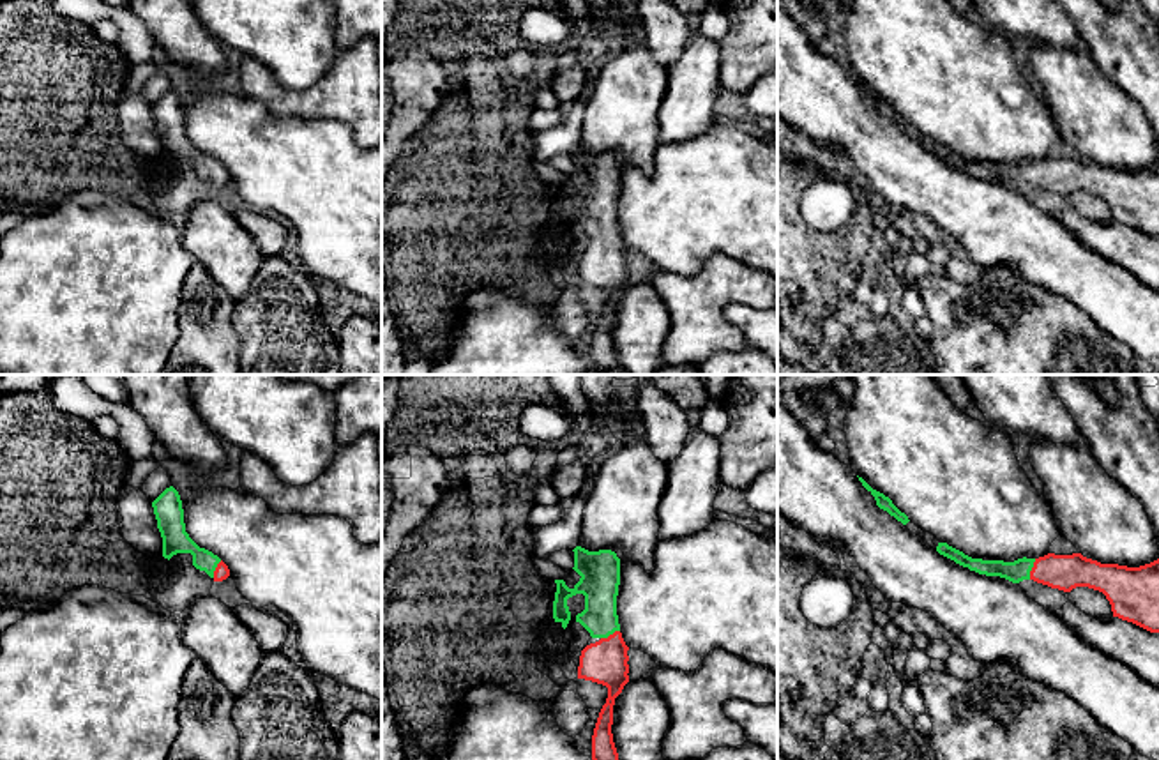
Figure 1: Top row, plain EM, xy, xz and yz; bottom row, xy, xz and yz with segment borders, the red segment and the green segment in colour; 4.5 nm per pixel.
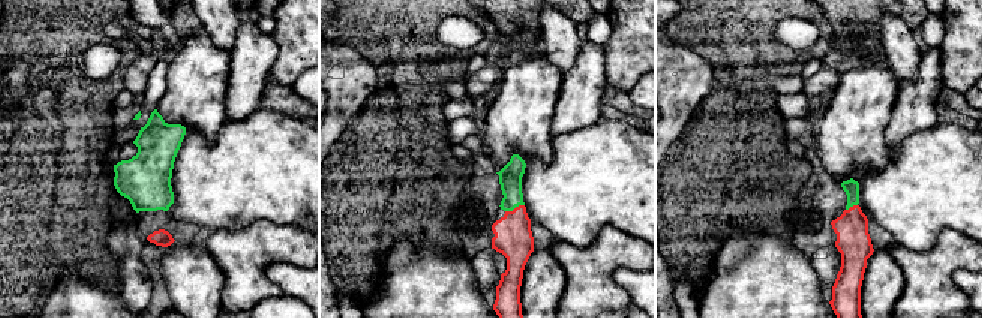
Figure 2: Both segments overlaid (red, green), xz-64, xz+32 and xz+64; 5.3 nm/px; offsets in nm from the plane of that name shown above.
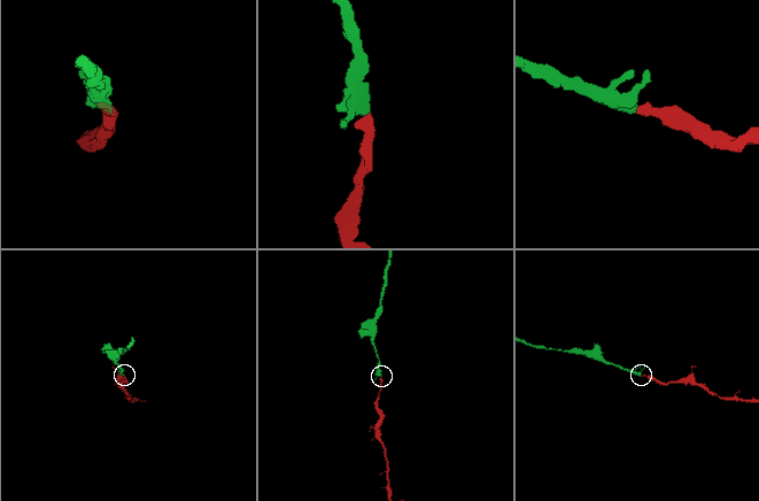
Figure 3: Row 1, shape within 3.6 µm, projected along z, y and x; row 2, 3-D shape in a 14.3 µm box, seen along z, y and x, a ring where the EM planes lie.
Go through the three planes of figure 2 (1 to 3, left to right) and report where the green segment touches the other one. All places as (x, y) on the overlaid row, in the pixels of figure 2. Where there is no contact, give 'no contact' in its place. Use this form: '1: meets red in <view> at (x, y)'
1: no contact
2: meets red in xz+32 at (514, 209)
3: meets red in xz+64 at (850, 207)

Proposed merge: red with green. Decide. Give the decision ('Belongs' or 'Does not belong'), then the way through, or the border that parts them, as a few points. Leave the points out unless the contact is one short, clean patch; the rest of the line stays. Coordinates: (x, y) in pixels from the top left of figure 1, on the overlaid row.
Belongs. Path across: yz (1059, 571), (1032, 570), (1016, 571)

